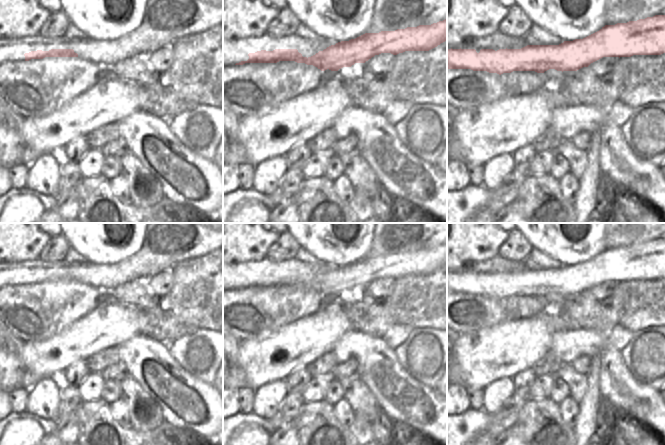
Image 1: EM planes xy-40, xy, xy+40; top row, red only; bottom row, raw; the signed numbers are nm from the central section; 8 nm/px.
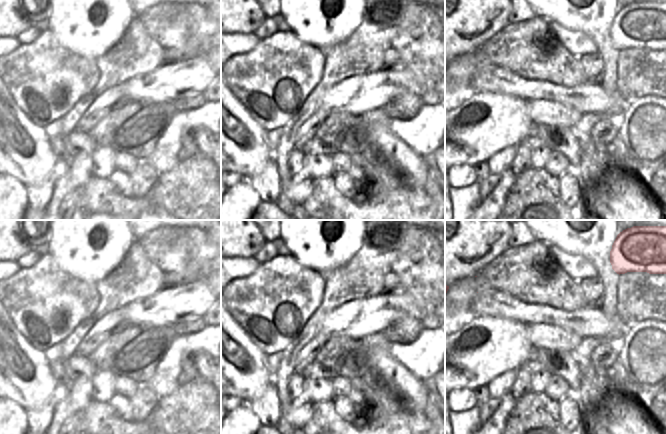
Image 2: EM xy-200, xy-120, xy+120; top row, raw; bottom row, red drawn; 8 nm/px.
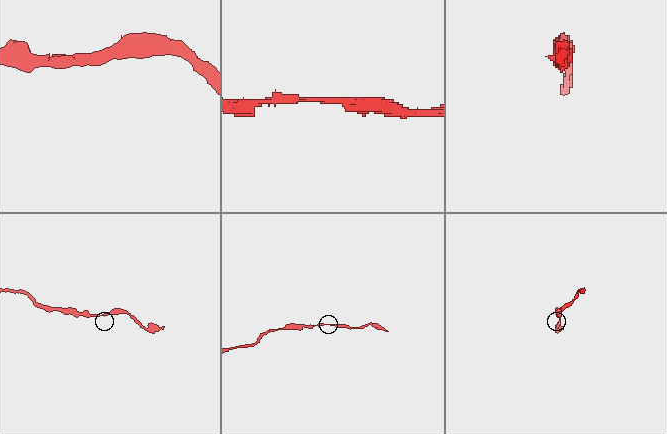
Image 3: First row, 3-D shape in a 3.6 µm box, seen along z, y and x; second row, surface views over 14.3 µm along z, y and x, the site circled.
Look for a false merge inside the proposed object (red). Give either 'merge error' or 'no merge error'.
no merge error

